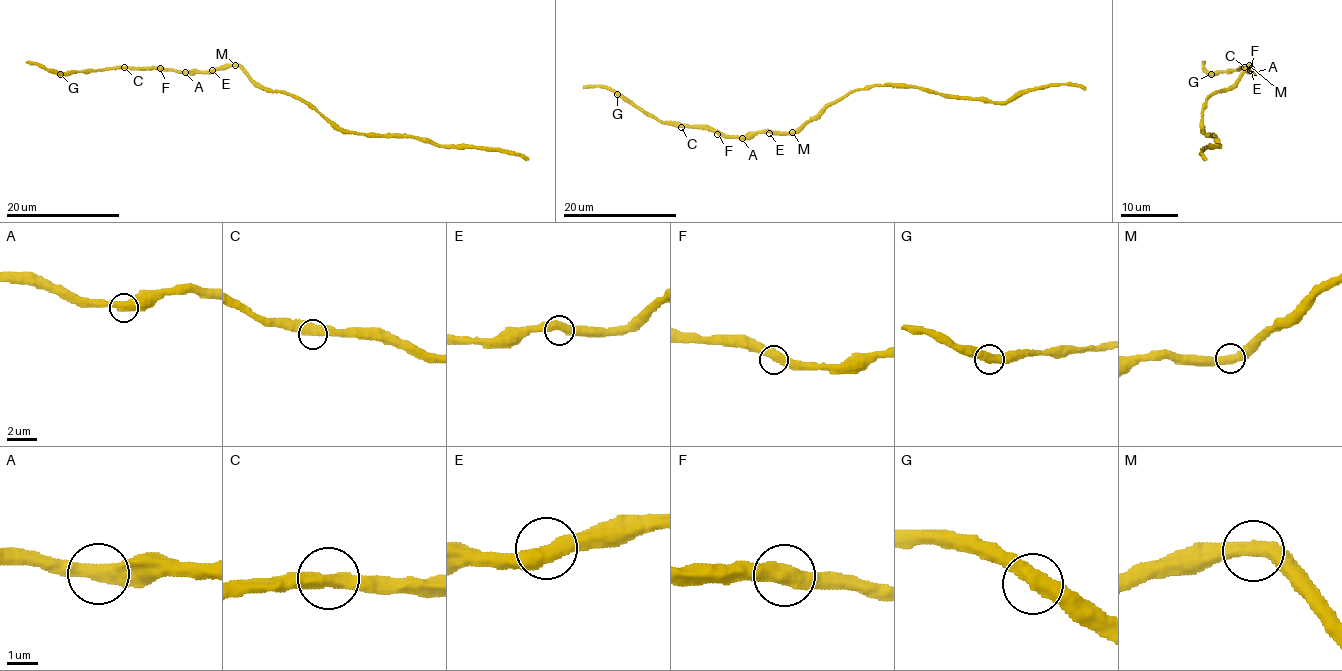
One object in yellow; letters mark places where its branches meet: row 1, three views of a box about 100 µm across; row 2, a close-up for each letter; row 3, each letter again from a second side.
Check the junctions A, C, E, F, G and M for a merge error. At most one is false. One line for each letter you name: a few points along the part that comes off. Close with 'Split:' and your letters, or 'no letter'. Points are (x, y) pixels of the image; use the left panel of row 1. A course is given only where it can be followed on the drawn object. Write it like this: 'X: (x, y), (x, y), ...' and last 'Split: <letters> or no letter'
Split: no letter

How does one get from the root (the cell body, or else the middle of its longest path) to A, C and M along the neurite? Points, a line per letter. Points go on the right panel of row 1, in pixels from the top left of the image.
A: (1221, 90), (1227, 90), (1248, 65), (1248, 70), (1255, 72)
C: (1221, 90), (1227, 90), (1248, 65), (1248, 70), (1252, 71), (1244, 67)
M: (1221, 90), (1227, 90), (1250, 65)

